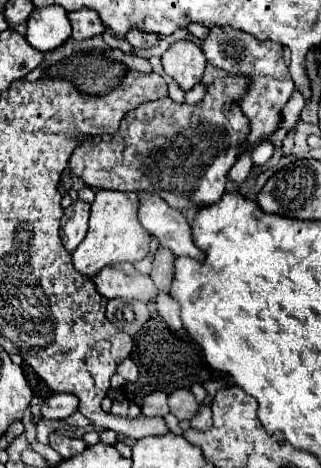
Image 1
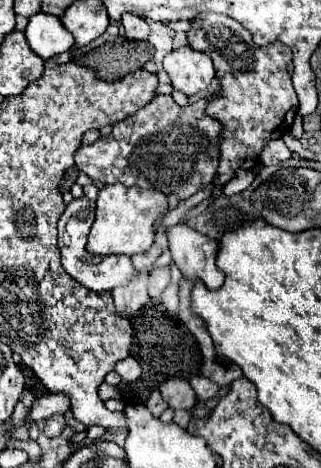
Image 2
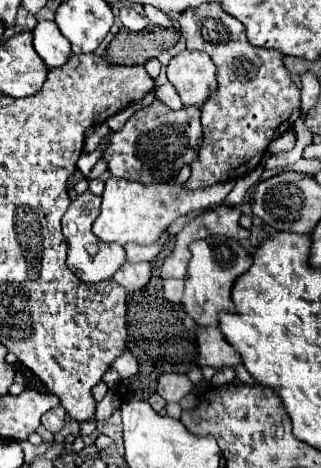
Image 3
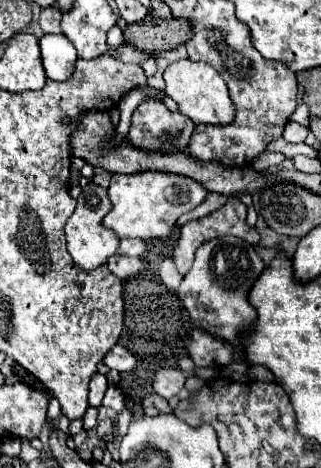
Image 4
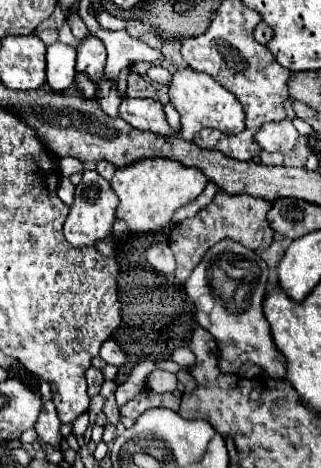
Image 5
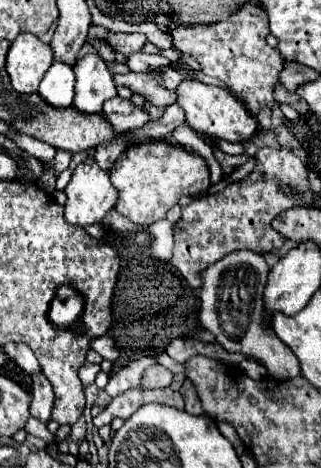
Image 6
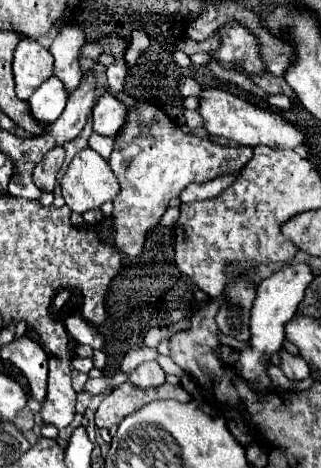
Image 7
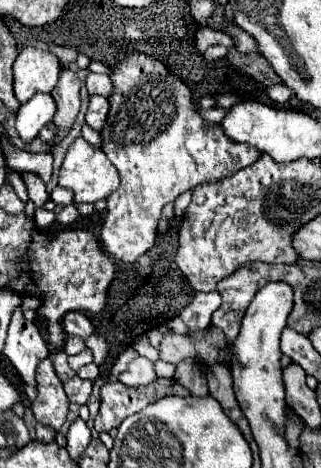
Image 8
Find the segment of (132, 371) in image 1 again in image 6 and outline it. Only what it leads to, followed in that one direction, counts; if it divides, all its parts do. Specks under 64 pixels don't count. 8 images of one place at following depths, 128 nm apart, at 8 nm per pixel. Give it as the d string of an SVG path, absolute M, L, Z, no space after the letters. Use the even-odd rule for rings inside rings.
M100 336L92 342L92 350L96 350L104 360L114 362L118 358L118 350L114 346L114 340L110 336Z

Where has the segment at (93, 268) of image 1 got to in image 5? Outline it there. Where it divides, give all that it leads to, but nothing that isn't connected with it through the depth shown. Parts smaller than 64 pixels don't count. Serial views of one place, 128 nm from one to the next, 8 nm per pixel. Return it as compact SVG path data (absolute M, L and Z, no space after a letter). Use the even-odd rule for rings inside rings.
M138 160L138 164L130 164L128 168L120 168L114 172L110 184L120 204L116 208L116 218L124 220L132 232L154 232L162 230L170 224L172 214L194 202L202 190L206 188L206 176L188 166L180 166L174 160Z

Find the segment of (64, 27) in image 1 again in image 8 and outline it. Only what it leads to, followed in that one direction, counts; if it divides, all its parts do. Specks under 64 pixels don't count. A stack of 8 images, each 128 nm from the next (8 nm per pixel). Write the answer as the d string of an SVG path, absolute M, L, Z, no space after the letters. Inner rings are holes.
M36 94L28 102L24 102L16 114L16 128L22 136L22 140L30 142L36 138L38 130L44 124L50 124L56 114L56 102L52 100L52 94Z

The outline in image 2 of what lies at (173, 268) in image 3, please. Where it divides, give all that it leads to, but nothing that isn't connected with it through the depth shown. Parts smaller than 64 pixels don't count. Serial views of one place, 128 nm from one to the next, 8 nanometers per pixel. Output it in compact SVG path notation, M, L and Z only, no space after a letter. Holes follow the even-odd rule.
M154 268L148 276L148 296L160 300L162 290L170 284L170 268Z

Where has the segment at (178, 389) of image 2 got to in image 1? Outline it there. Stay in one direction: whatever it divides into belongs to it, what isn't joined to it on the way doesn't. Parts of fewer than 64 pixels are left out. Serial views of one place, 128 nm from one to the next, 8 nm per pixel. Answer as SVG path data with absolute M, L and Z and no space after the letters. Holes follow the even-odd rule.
M180 388L180 390L172 392L168 396L168 404L170 404L170 412L178 420L192 420L200 410L200 404L196 402L194 394L190 390L186 390L186 388Z

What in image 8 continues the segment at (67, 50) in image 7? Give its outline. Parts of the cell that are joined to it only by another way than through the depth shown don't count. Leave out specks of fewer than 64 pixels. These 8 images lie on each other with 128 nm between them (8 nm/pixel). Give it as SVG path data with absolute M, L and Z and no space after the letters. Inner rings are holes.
M62 68L58 84L52 90L52 96L58 106L54 124L60 124L60 128L72 128L78 108L80 108L80 78L78 78L78 74L74 70Z

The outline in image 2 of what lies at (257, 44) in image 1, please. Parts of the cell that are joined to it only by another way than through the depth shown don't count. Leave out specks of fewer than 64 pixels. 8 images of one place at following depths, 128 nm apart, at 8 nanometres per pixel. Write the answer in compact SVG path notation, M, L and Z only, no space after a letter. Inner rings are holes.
M220 14L198 16L188 32L188 40L194 50L212 58L216 78L222 86L220 96L210 102L206 112L224 126L216 184L226 184L238 168L252 170L258 166L258 156L264 144L272 138L282 138L292 128L298 110L298 98L288 74L292 52L282 42L256 46L252 34L240 22Z

